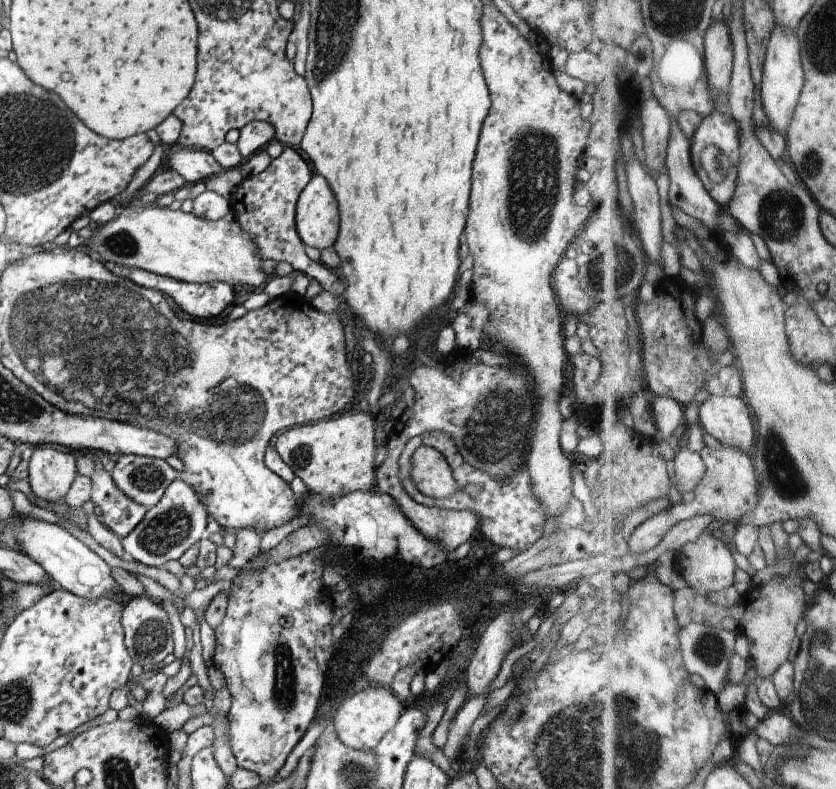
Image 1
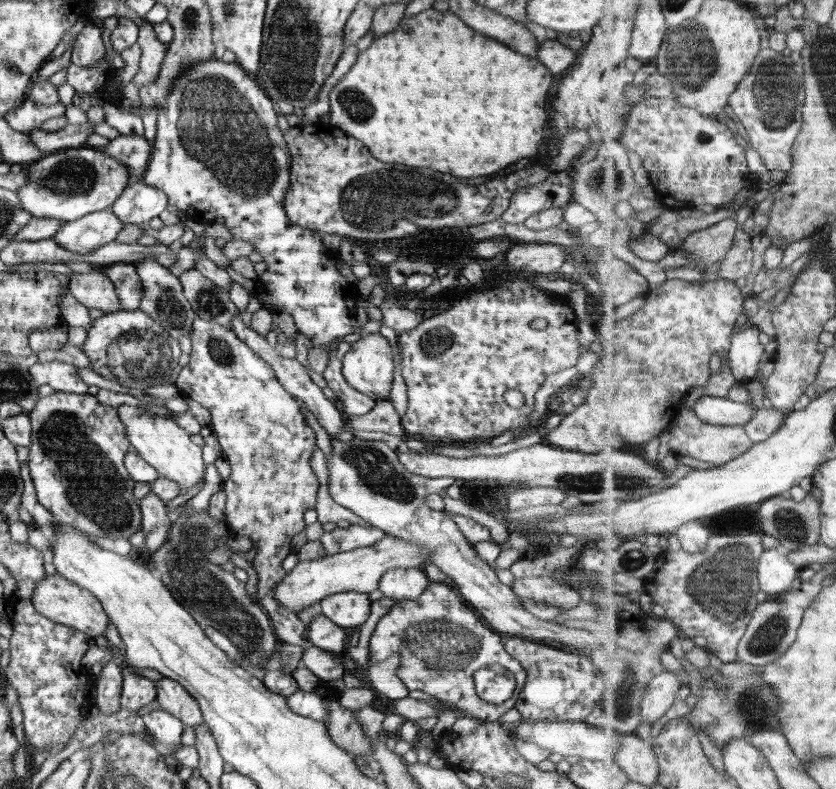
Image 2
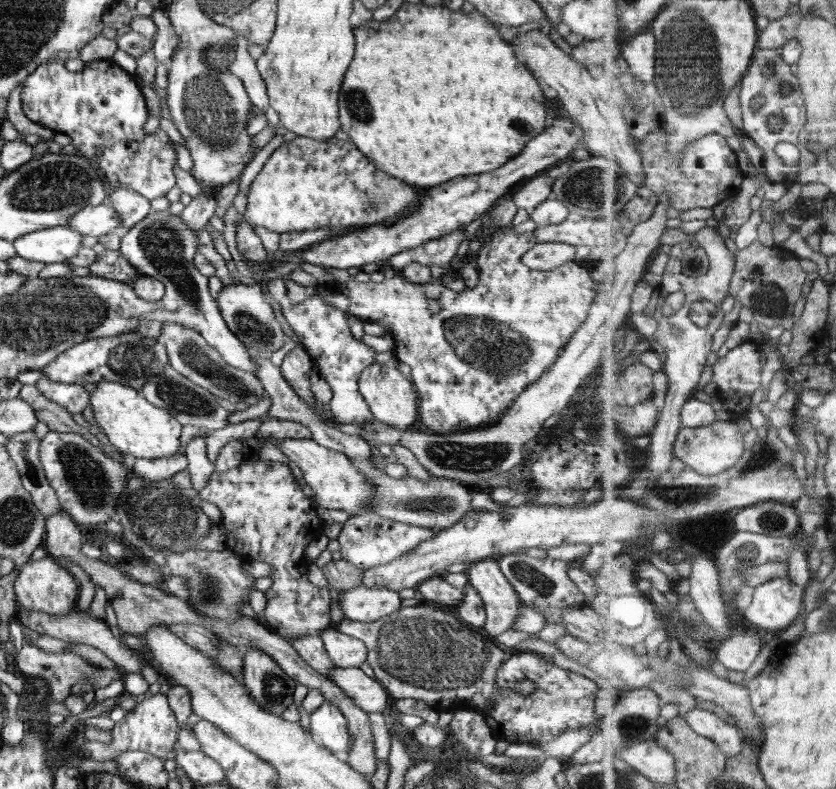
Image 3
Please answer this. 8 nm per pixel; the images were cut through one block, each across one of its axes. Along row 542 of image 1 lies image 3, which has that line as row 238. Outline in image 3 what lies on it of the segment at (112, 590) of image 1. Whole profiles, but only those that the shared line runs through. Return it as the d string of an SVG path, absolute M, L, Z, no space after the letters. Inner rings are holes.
M58 225L19 236L13 240L13 245L17 254L26 260L65 263L78 254L82 236L68 225Z

